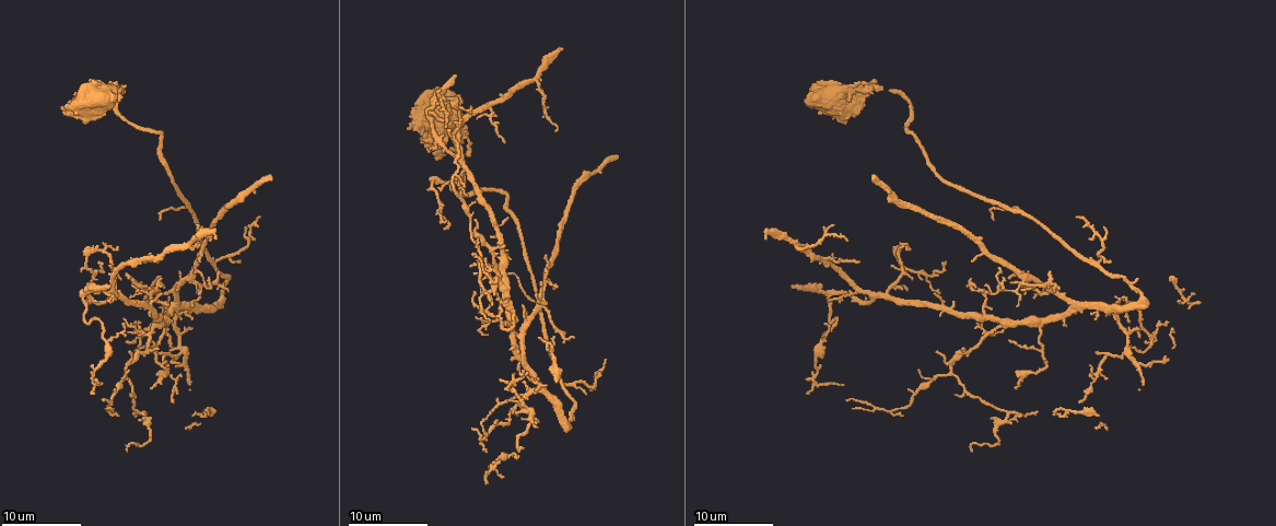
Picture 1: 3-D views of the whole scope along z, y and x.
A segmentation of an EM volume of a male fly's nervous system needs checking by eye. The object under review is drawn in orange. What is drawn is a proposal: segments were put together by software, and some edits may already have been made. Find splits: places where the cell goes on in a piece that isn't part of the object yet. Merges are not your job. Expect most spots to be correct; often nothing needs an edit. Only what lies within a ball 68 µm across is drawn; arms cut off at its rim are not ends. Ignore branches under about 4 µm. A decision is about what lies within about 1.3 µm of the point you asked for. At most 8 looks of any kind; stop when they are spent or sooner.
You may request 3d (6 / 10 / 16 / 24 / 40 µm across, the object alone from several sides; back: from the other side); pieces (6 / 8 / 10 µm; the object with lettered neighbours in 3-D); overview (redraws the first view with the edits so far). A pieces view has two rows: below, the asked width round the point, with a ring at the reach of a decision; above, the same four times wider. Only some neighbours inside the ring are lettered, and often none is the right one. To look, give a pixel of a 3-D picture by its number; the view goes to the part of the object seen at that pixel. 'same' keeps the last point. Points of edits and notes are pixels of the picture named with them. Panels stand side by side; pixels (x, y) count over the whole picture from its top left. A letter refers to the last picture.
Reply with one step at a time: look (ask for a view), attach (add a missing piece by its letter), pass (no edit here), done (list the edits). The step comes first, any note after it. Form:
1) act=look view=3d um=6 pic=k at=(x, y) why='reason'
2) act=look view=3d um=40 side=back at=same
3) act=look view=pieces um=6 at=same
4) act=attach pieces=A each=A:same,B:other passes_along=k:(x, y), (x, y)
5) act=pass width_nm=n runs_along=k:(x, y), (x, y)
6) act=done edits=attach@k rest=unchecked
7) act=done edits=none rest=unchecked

act=look view=pieces um=6 pic=1 at=(435, 157) why='free end'

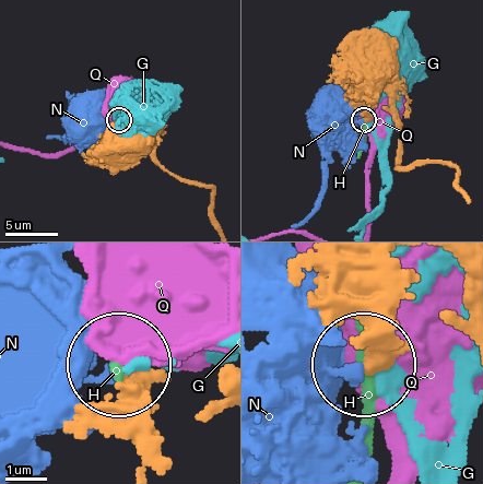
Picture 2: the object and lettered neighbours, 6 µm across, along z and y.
act=pass width_nm=480 each=G:other,H:other,N:other,Q:other found='none of them fits'

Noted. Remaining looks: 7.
act=look view=pieces um=6 pic=1 at=(109, 287) why='free end'

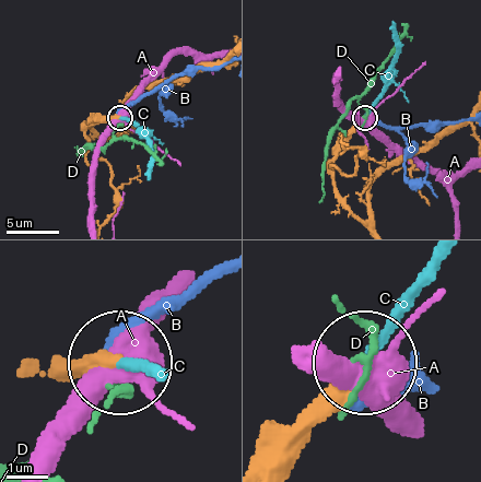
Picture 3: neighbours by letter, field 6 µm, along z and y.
act=attach pieces=C each=A:other,B:other,C:same,D:other passes_along=3:(71, 378), (124, 357), (148, 367) found='it goes on there'

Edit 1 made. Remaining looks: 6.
act=look view=overview why='see it whole again'

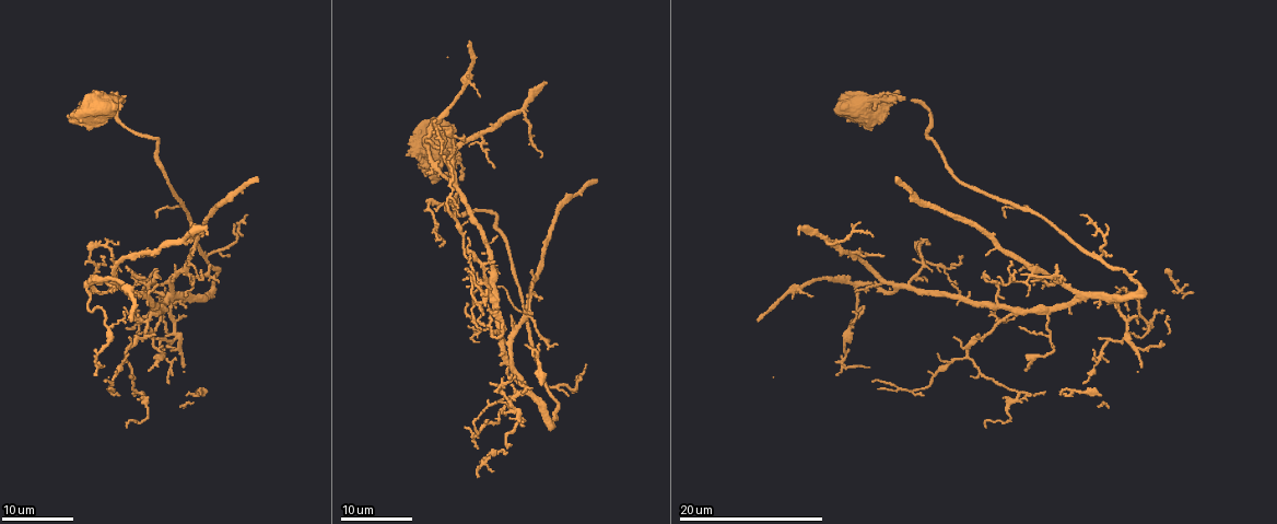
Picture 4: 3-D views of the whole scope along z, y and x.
act=look view=3d um=16 pic=4 at=(883, 257)

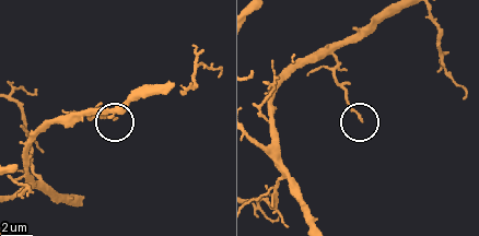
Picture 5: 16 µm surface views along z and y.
act=look view=pieces um=10 pic=5 at=(117, 117)

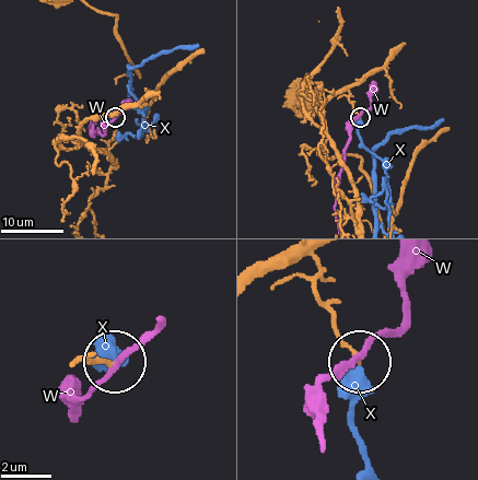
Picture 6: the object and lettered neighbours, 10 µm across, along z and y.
act=pass each=W:other,X:other found='none of them fits'

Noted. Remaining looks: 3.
act=look view=pieces um=8 pic=1 at=(220, 274)

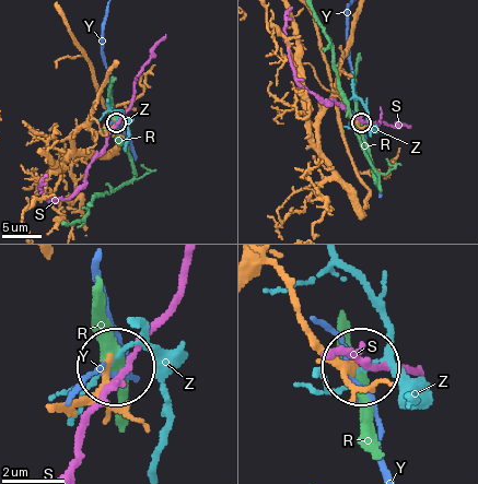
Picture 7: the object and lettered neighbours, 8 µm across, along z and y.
act=pass each=R:other,S:other,Y:other,Z:other found='no lettered piece goes on from it'

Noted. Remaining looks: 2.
act=done edits=attach@3 rest=unchecked

